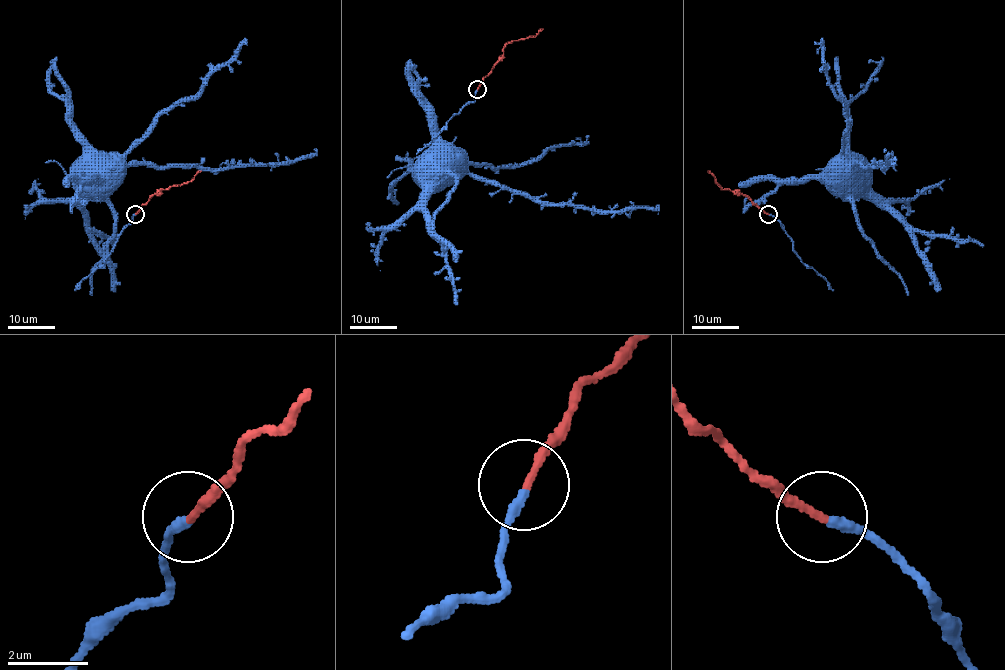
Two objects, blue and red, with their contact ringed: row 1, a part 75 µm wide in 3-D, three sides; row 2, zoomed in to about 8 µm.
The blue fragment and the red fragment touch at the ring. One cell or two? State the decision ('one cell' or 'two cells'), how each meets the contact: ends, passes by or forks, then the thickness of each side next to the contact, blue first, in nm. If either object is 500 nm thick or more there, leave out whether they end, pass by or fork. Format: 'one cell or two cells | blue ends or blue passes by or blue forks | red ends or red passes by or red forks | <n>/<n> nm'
one cell | blue ends | red ends | 240/170 nm

